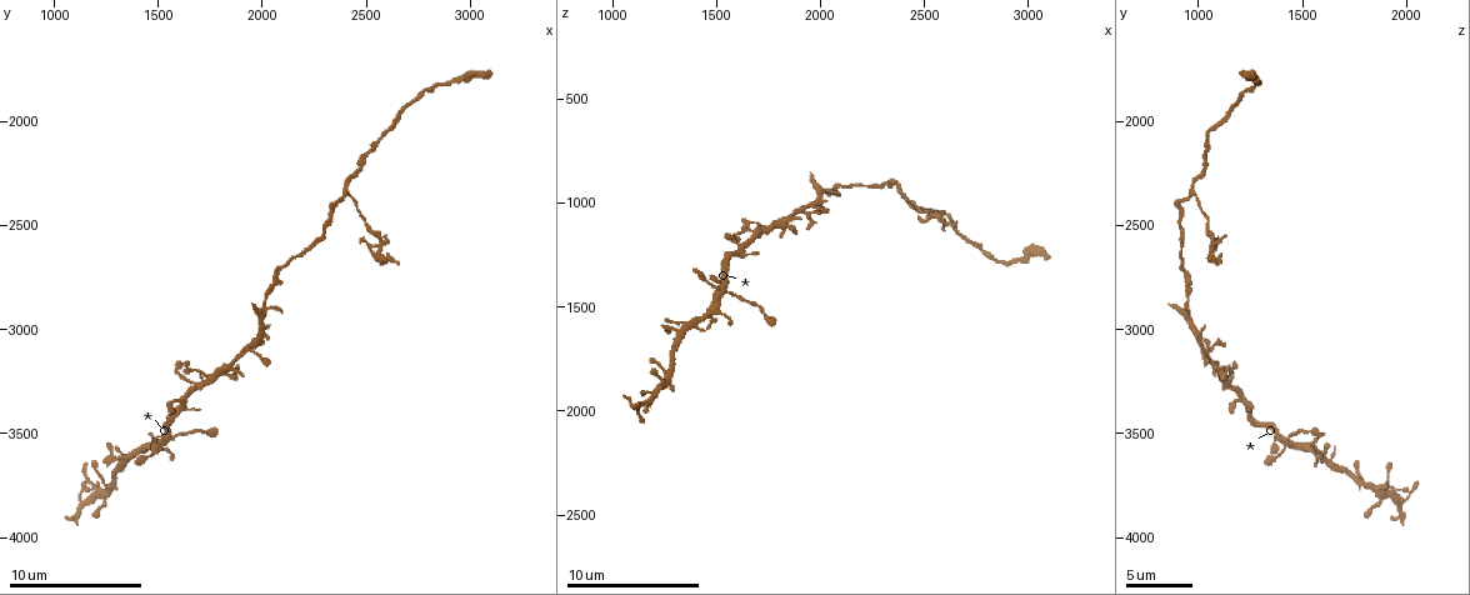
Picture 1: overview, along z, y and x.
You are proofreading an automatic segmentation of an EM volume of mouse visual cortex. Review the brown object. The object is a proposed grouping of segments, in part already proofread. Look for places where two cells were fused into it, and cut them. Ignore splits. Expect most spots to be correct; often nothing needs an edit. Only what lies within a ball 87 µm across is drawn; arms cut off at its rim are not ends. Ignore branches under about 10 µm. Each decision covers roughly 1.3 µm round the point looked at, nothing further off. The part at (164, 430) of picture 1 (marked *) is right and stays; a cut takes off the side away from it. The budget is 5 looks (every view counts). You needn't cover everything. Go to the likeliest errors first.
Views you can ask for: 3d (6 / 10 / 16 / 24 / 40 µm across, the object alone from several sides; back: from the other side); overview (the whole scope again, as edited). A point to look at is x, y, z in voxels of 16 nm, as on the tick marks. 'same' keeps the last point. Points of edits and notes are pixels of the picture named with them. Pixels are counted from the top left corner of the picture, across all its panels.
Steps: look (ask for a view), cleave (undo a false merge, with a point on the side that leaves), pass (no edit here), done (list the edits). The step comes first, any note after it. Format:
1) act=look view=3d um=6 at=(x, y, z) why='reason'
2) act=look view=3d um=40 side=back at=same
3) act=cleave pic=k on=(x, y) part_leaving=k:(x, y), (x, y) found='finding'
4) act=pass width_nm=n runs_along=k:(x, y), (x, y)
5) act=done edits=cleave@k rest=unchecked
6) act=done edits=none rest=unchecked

act=look view=3d um=10 at=(2000, 2880, 950) why='three arms meet'

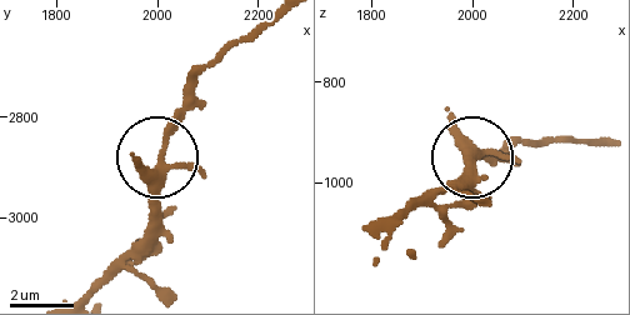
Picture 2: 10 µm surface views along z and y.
act=look view=3d um=6 at=same why='zoom in'

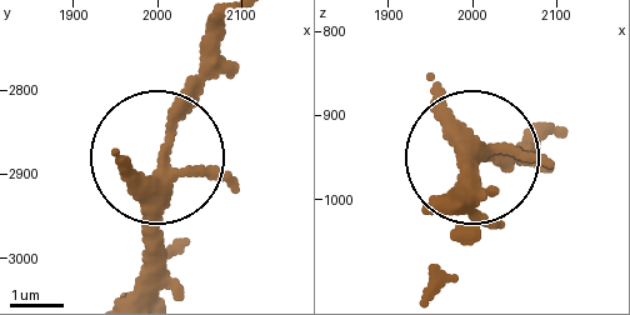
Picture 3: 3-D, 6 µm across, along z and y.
act=cleave pic=3 on=(203, 78) arms=3 found='two cells meet here'

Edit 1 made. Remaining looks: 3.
act=look view=3d um=10 at=(1810, 3180, 1090) why='two arms at a narrow angle'

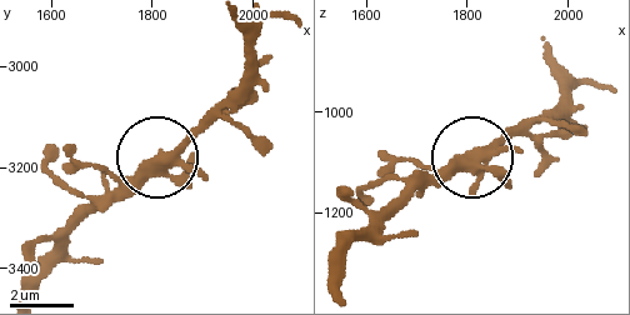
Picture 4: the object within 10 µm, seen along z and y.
act=look view=3d um=10 side=back at=(1815, 3190, 1100)

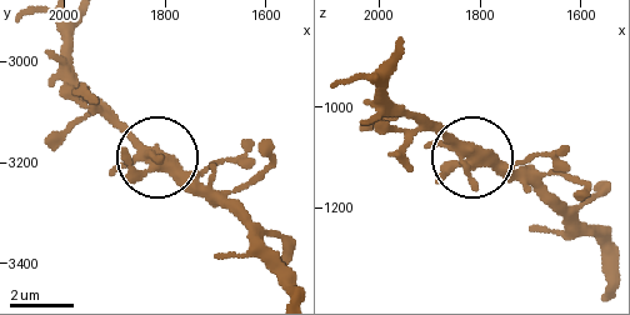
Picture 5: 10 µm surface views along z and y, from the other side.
act=pass arms=5 runs_along=5:(608, 249), (535, 190), (470, 160), (425, 114) found='one cell here'

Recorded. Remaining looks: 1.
act=look view=3d um=6 at=(1310, 3680, 1680) why='sudden change in width'

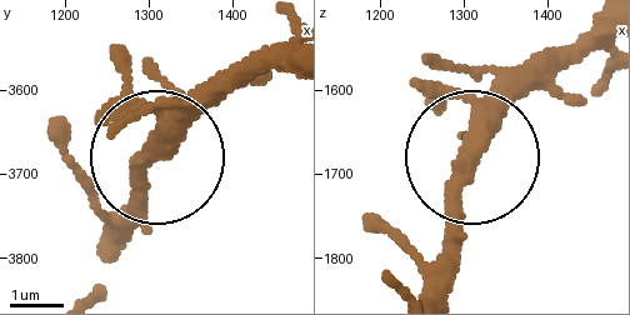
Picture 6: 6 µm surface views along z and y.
act=pass runs_along=6:(590, 24), (473, 159), (455, 261) found='one cell here'

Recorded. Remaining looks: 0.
act=done edits=cleave@3 rest=unchecked

